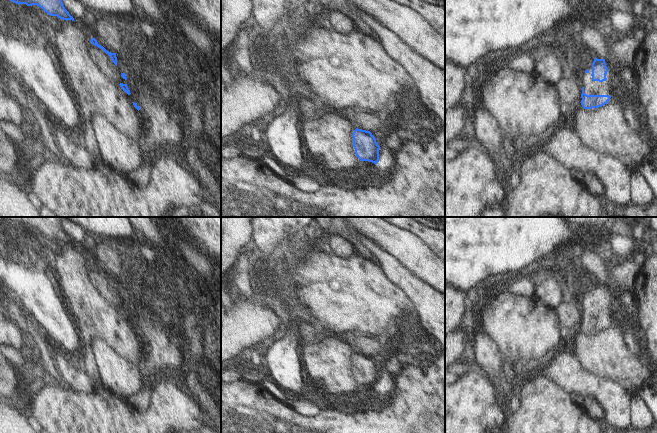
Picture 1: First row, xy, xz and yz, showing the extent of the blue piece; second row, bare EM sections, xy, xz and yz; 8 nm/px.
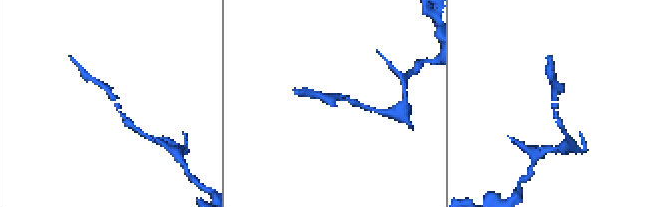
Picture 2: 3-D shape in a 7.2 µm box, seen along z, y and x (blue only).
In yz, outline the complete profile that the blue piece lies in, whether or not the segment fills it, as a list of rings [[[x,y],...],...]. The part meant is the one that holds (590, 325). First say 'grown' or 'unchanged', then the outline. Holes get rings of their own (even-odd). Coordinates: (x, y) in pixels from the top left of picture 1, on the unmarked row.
unchanged; [[[582,311],[582,318],[581,318],[581,329],[584,333],[592,333],[602,331],[603,329],[607,328],[610,324],[611,320],[609,319],[587,319],[584,317],[584,311]]]

